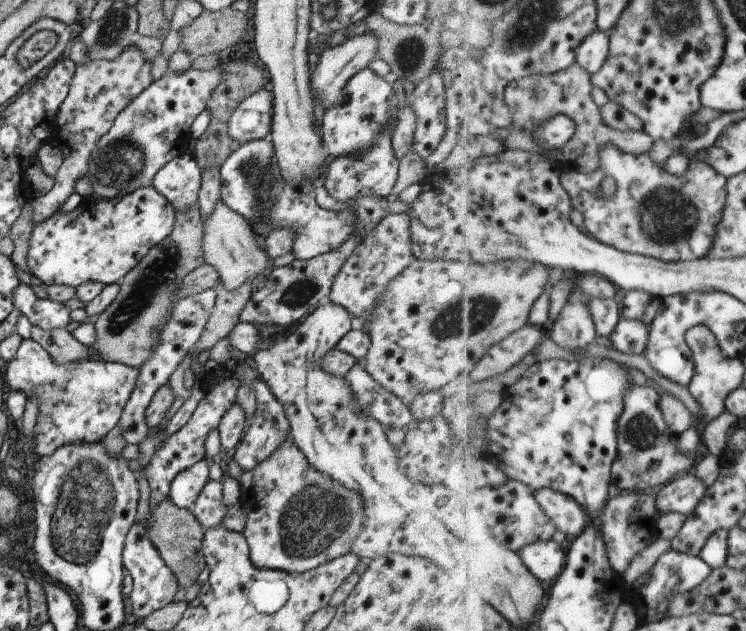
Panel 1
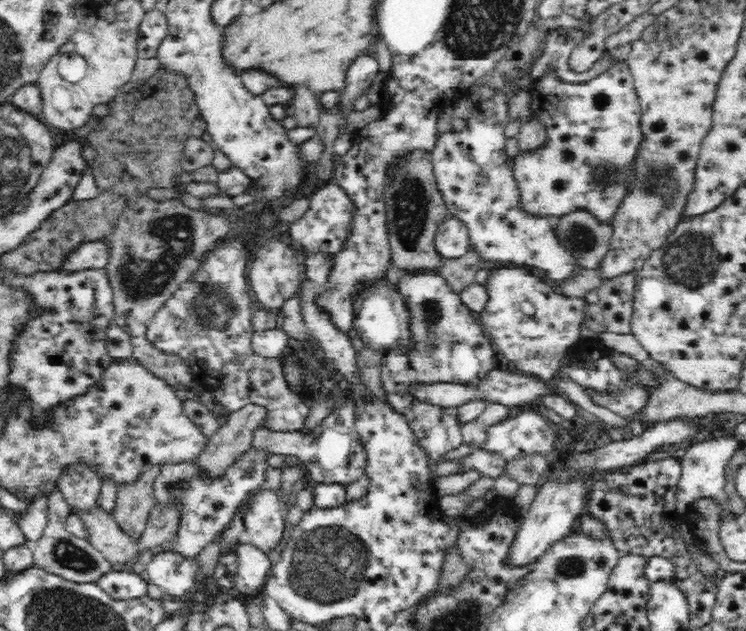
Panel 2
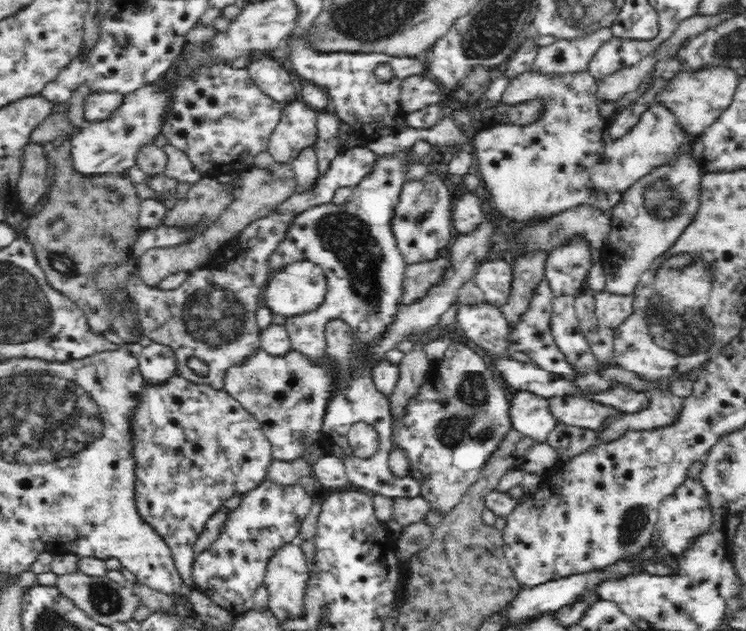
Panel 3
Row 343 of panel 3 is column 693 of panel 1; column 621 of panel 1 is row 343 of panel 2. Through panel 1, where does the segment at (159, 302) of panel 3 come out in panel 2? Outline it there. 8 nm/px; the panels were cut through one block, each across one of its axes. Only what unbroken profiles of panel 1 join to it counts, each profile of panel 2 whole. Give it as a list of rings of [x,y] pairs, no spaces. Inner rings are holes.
[[[241,238],[224,241],[218,248],[208,252],[202,268],[194,278],[176,291],[148,322],[146,339],[158,350],[166,354],[177,354],[187,361],[195,385],[203,391],[209,391],[224,410],[238,410],[250,402],[263,404],[263,407],[267,408],[267,417],[262,426],[282,434],[296,432],[304,428],[304,420],[311,410],[310,398],[288,385],[284,375],[284,363],[280,358],[265,359],[264,356],[258,356],[250,346],[251,336],[255,331],[252,328],[251,317],[259,308],[252,293],[248,291],[249,286],[244,274],[251,254],[246,250]]]

